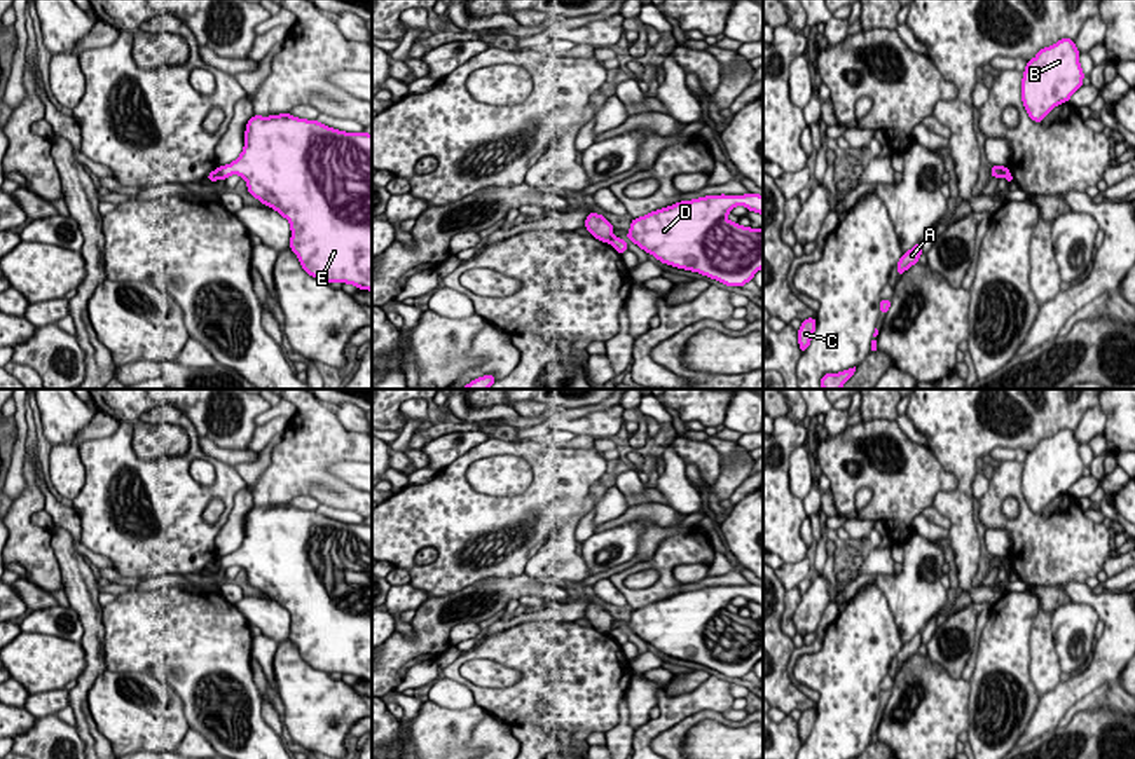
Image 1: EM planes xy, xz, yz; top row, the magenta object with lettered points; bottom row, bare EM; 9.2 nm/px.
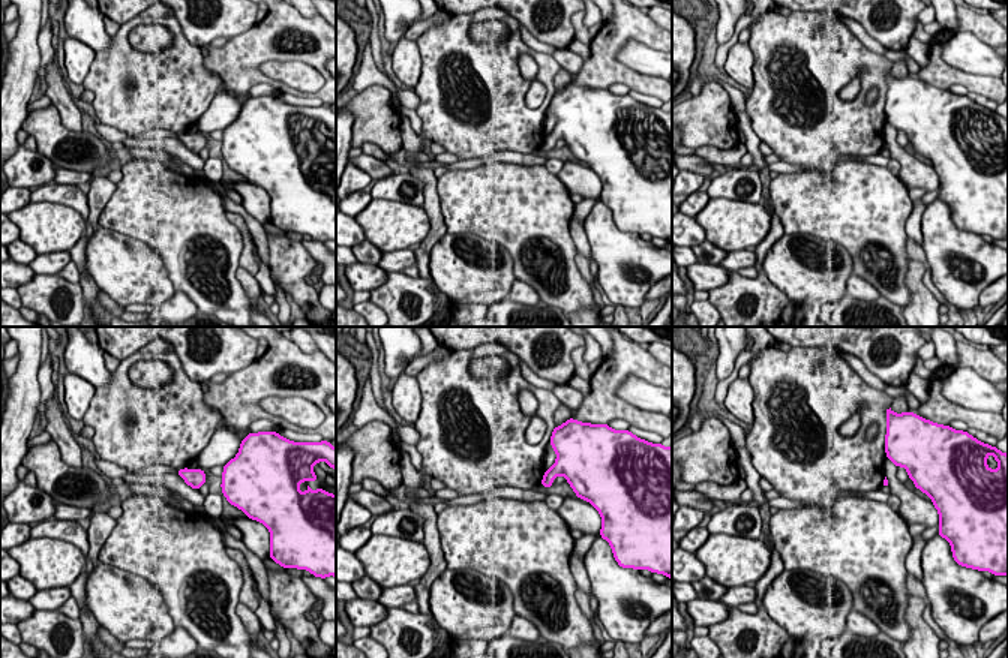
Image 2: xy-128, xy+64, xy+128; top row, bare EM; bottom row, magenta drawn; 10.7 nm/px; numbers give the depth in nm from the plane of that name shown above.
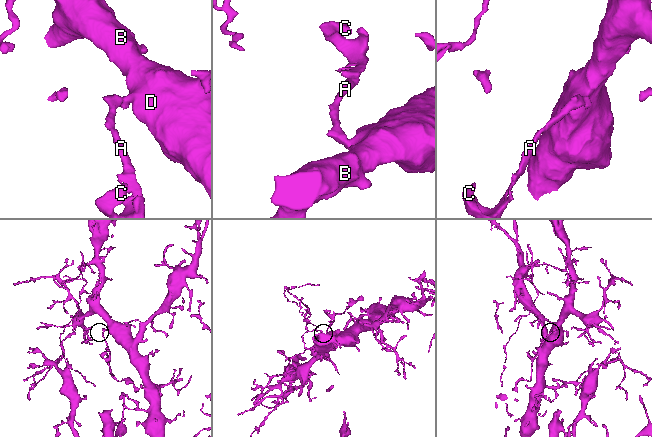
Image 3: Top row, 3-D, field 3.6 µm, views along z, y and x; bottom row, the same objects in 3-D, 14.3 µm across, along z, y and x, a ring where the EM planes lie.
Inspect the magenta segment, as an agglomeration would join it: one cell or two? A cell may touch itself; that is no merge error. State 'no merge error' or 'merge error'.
merge error

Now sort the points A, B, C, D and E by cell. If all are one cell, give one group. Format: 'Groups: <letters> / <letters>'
Groups: A C / B D E

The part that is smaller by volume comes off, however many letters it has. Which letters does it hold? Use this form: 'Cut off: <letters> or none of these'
Cut off: A, C

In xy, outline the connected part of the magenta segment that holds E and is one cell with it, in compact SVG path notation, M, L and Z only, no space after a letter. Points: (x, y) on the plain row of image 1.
M290 504L260 508L246 515L241 546L220 557L220 569L230 565L246 571L248 583L290 612L290 640L299 647L302 660L327 674L349 674L372 682L372 525L344 523L318 511L297 509Z

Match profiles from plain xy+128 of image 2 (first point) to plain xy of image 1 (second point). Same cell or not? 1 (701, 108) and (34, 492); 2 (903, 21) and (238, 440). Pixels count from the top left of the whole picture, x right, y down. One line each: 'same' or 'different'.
1: same
2: same

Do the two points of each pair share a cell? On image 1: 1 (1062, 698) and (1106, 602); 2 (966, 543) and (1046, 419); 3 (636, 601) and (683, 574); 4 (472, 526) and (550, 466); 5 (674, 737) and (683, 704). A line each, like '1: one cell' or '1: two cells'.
1: one cell
2: one cell
3: two cells
4: one cell
5: two cells

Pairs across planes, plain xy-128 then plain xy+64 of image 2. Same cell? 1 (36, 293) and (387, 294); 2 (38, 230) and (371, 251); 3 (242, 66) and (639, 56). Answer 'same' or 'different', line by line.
1: same
2: different
3: different

